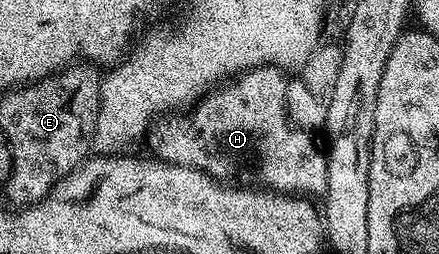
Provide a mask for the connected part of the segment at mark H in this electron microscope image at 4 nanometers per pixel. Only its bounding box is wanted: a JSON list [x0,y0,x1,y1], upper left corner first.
[146,66,328,196]

